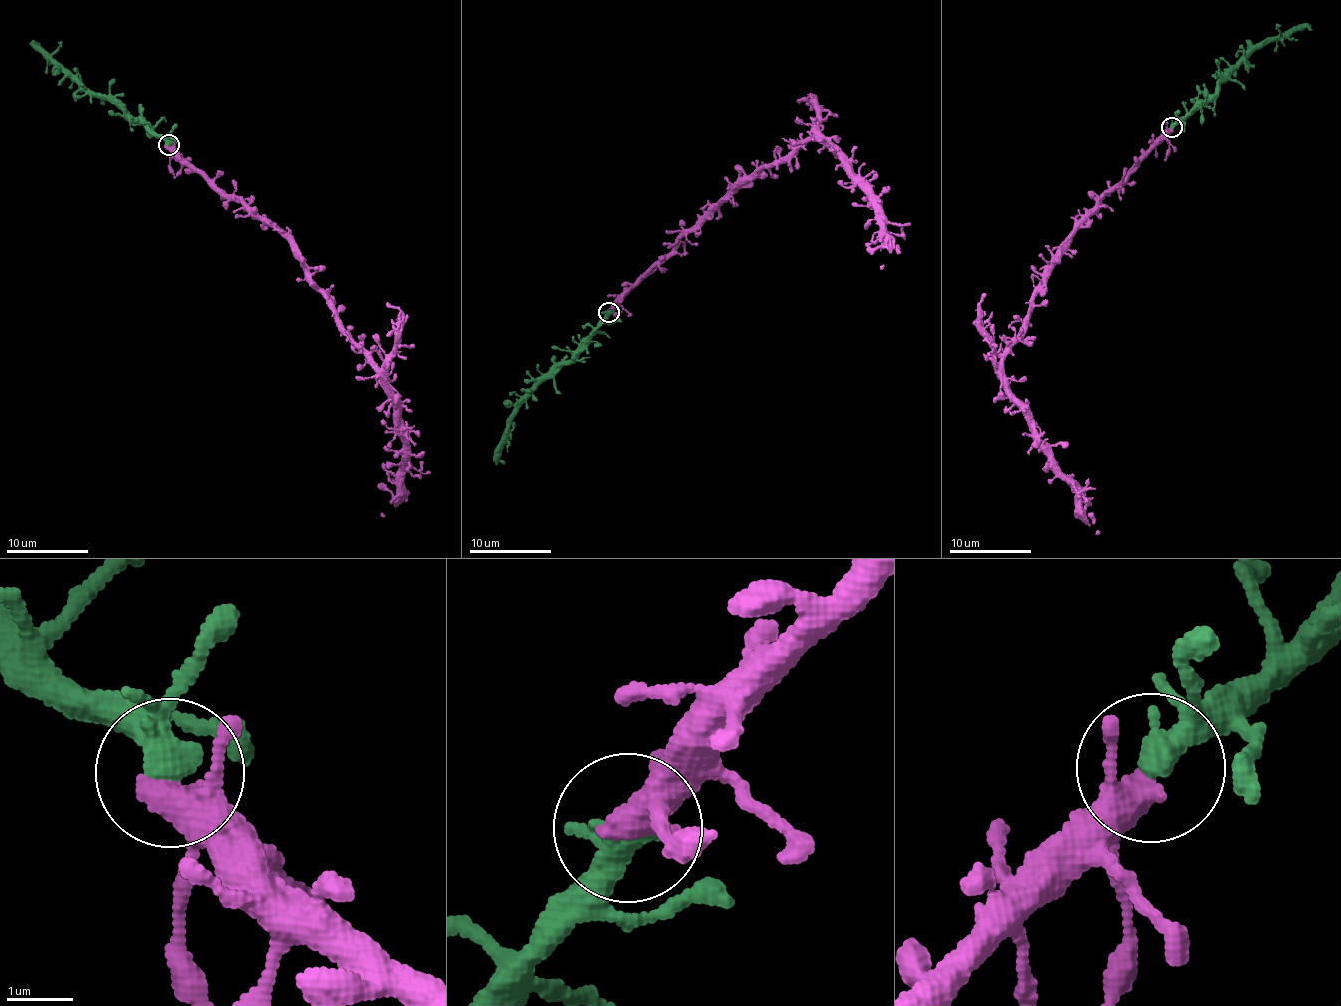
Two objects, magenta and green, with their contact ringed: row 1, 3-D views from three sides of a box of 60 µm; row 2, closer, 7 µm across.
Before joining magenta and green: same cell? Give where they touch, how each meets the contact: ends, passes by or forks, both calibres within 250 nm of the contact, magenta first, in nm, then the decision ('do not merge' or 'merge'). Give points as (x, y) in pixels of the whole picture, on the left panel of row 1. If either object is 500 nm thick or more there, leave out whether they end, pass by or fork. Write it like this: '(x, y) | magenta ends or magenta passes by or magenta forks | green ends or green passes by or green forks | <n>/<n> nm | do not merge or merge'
(168, 144) | magenta forks | green forks | 320/280 nm | merge

